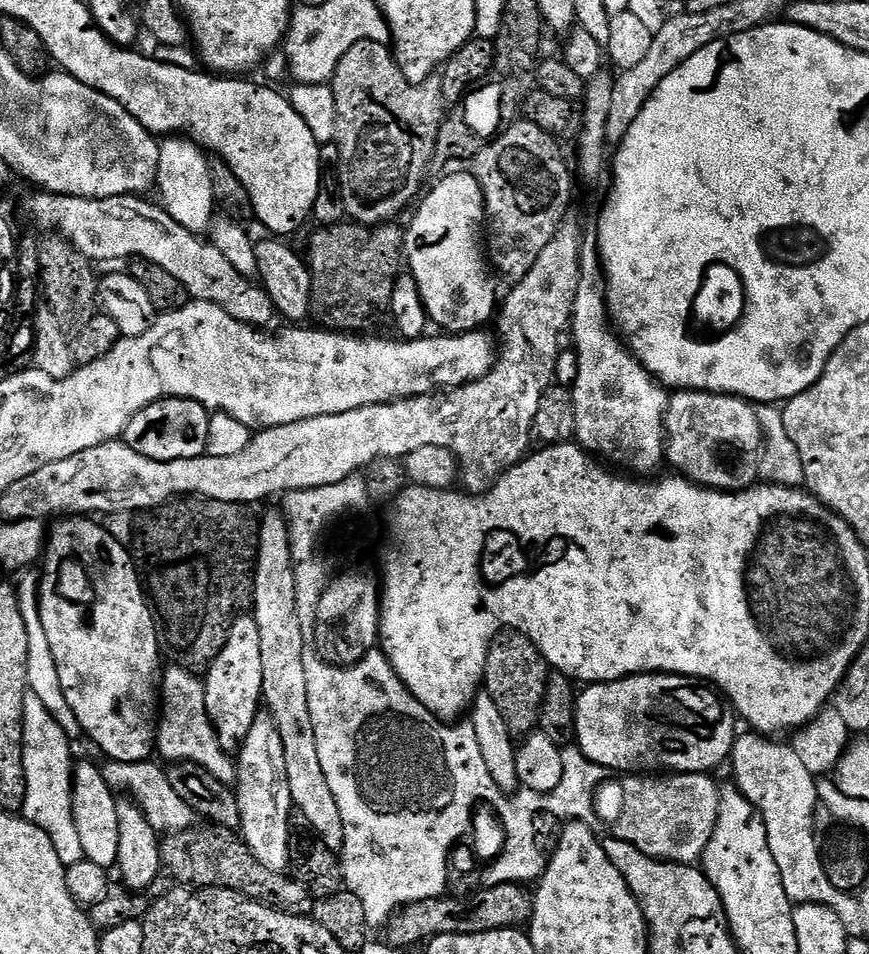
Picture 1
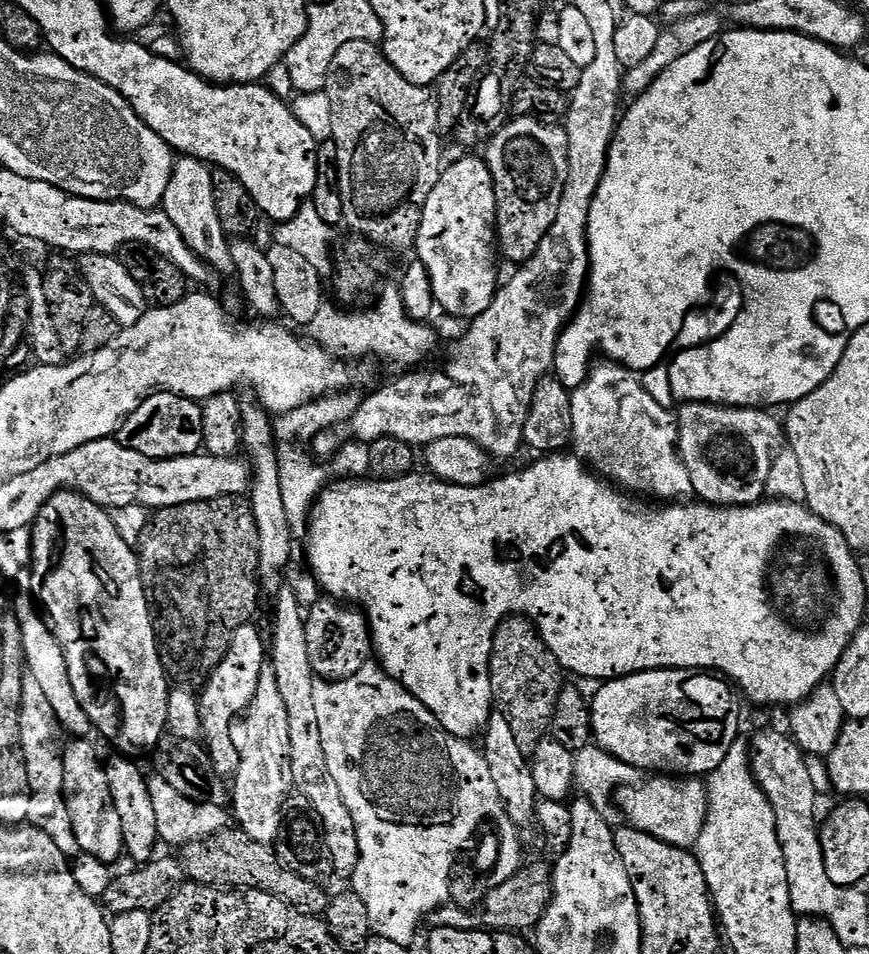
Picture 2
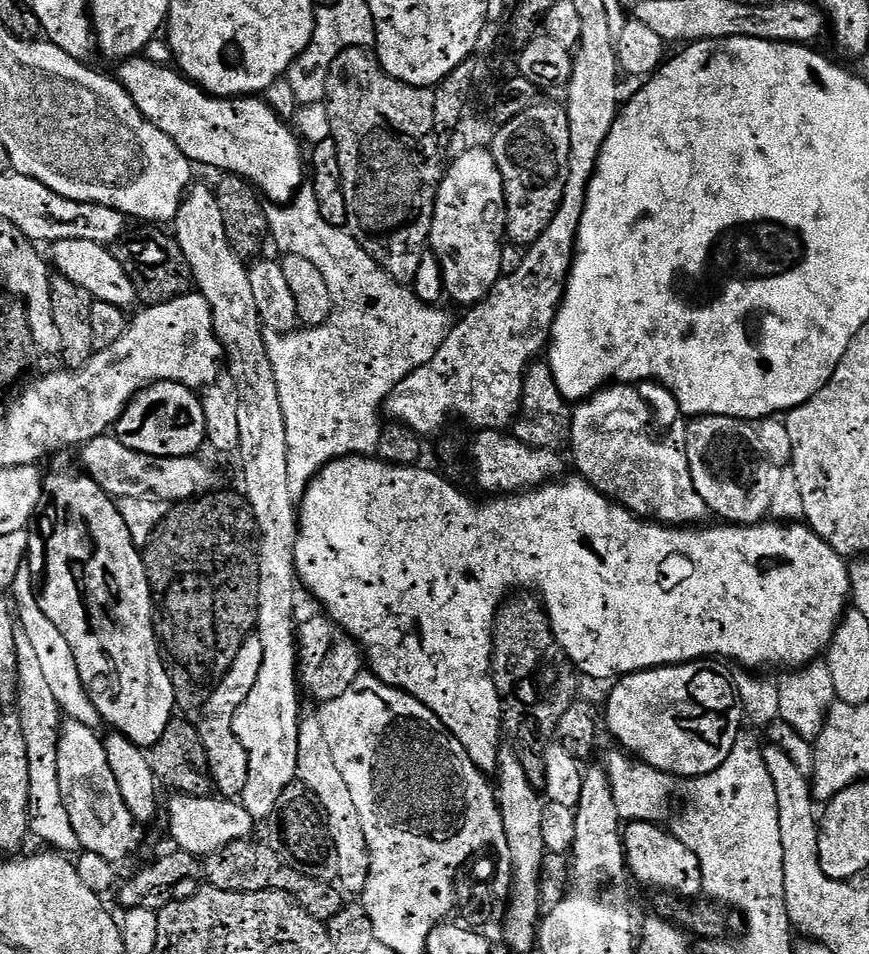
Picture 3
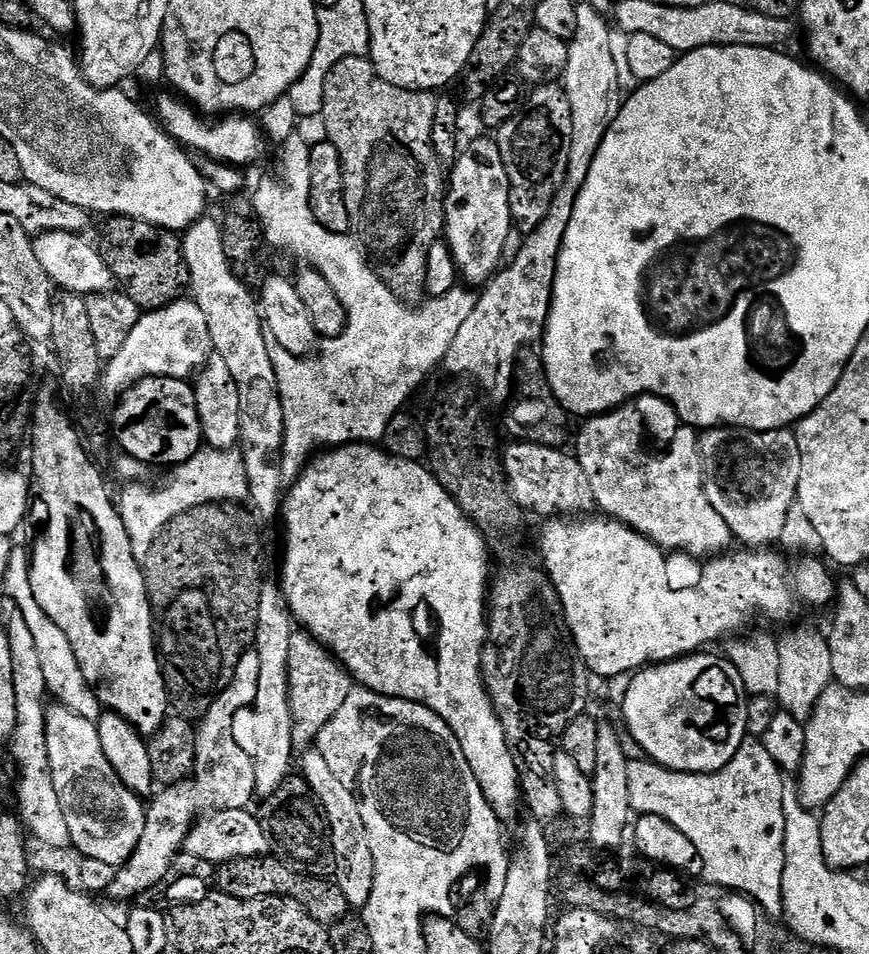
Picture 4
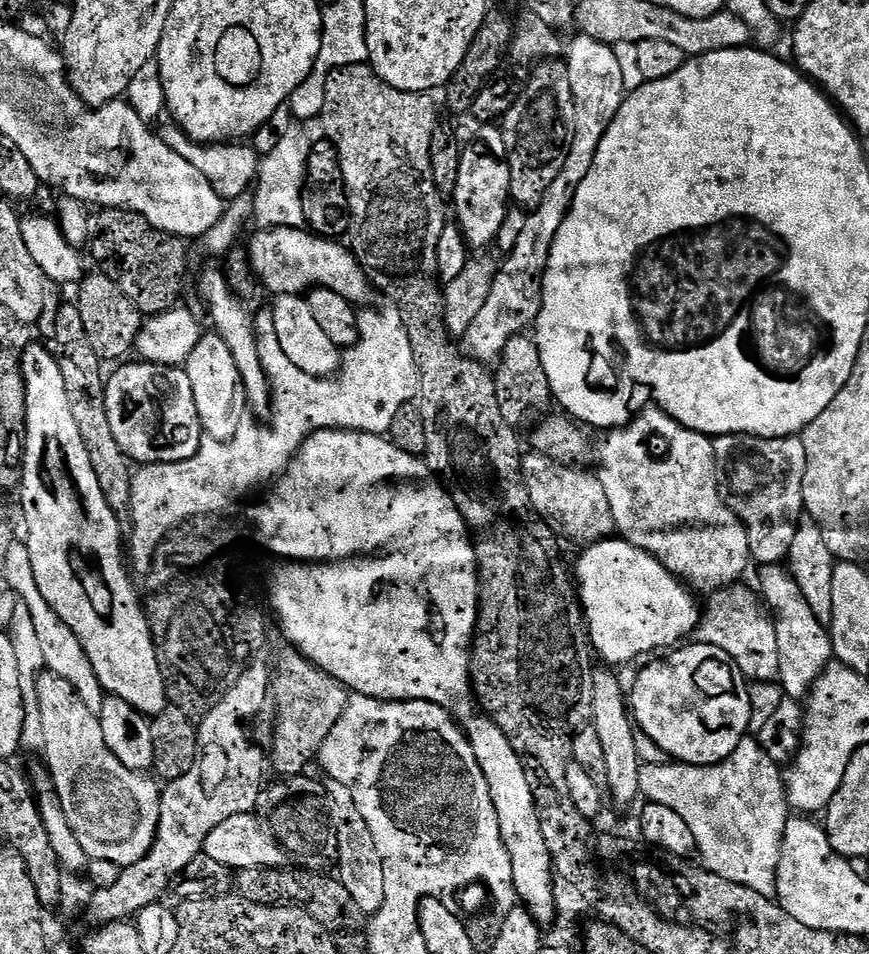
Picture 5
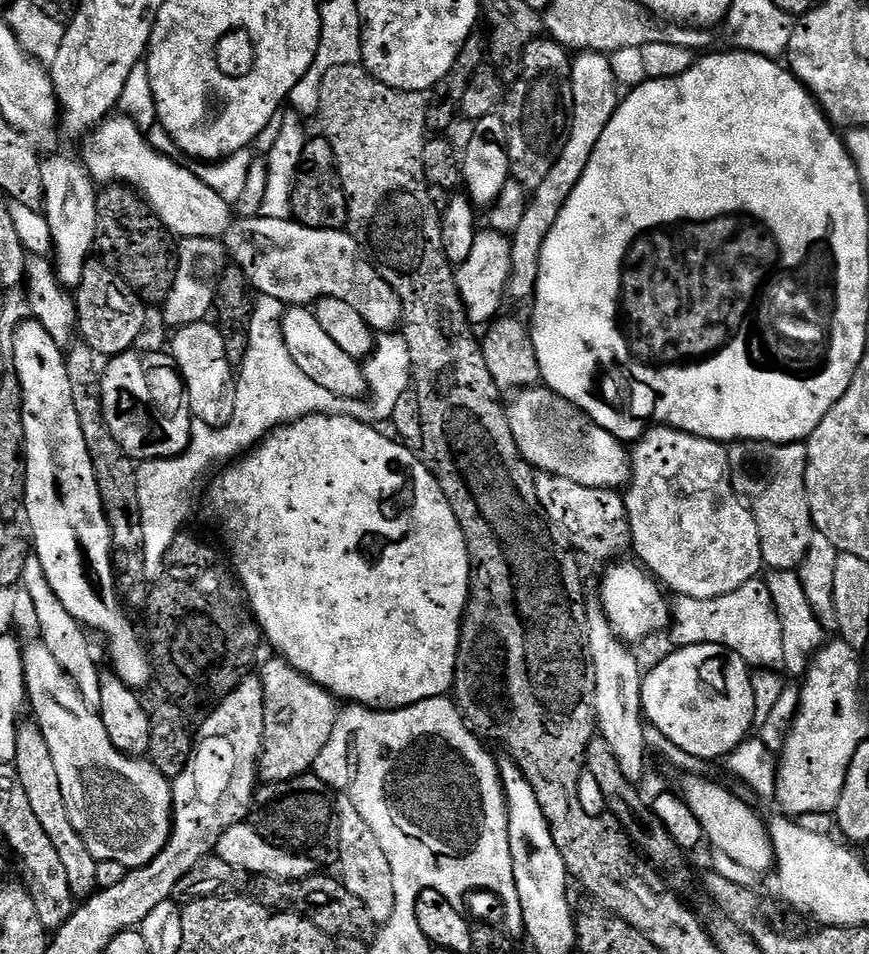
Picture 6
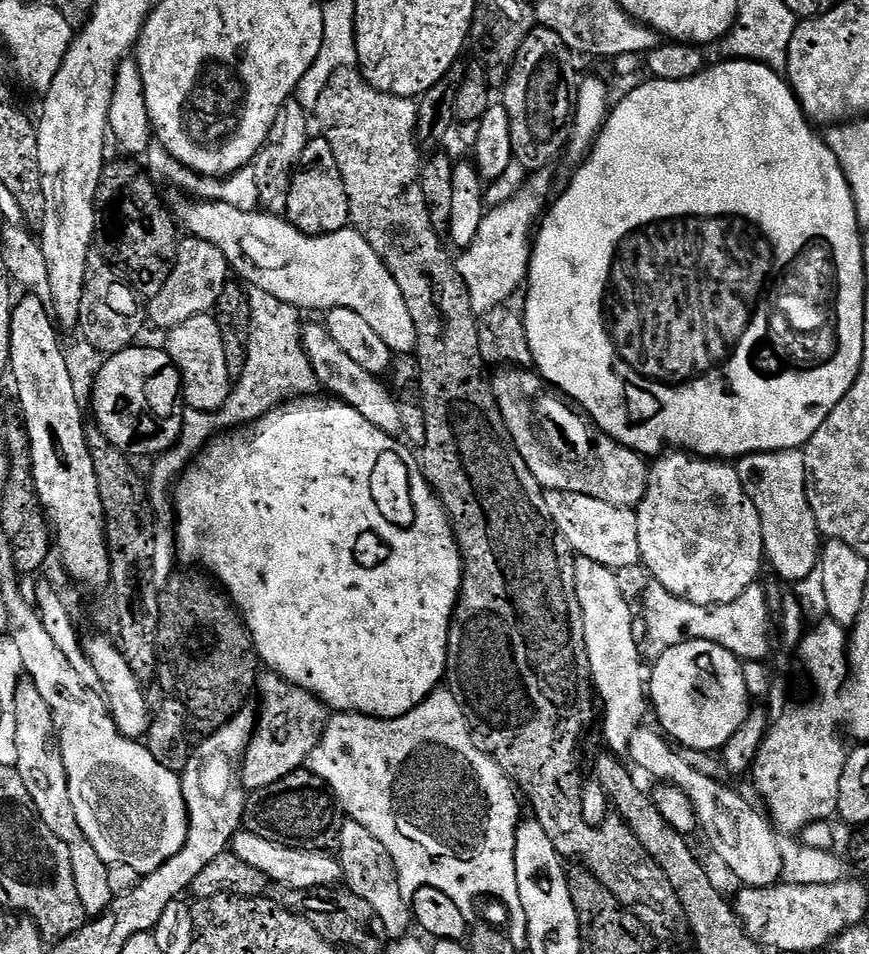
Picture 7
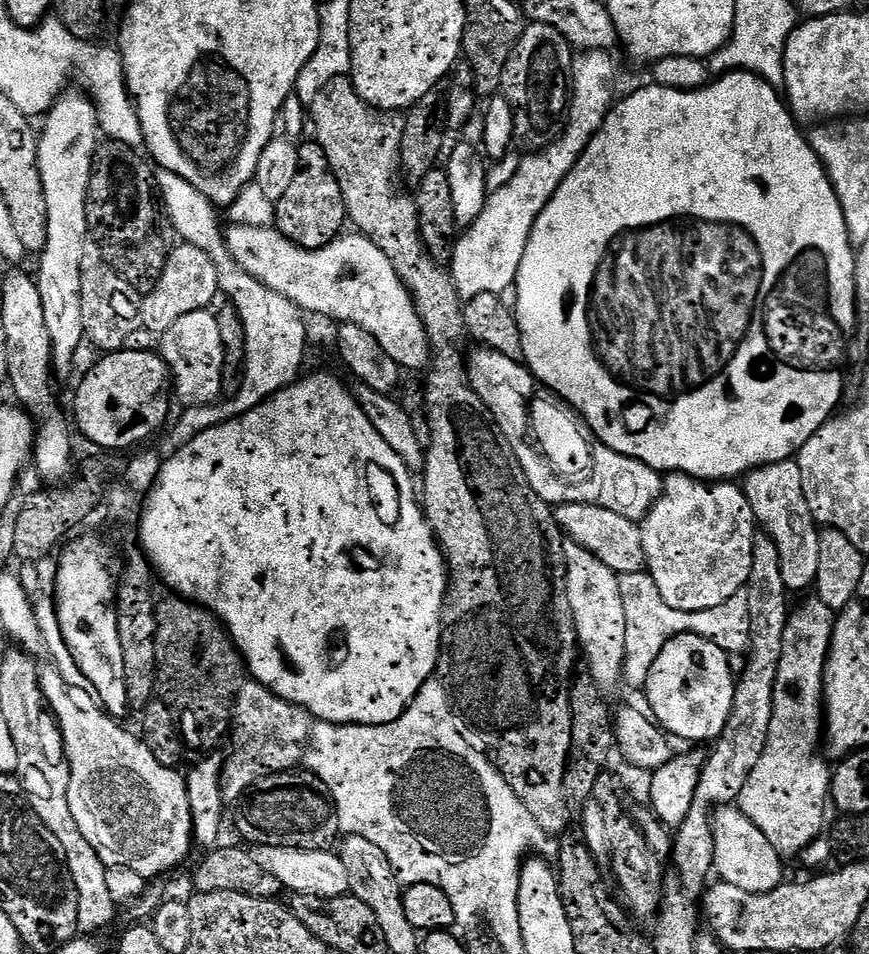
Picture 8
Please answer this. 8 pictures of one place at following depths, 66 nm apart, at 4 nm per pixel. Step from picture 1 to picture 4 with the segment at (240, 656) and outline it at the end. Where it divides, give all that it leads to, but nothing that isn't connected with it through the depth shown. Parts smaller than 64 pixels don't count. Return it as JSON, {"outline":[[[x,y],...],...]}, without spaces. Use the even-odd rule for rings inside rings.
{"outline":[[[254,650],[242,654],[230,686],[222,690],[196,728],[196,769],[189,779],[167,785],[151,797],[152,805],[149,803],[146,808],[146,826],[142,830],[142,838],[138,838],[138,846],[134,846],[131,858],[117,867],[114,882],[110,882],[108,887],[109,897],[132,900],[151,888],[159,889],[166,872],[182,852],[189,830],[199,817],[210,812],[238,810],[251,805],[256,793],[254,762],[250,754],[246,754],[246,750],[234,742],[232,723],[238,710],[248,708],[254,702],[261,670],[262,662]]]}

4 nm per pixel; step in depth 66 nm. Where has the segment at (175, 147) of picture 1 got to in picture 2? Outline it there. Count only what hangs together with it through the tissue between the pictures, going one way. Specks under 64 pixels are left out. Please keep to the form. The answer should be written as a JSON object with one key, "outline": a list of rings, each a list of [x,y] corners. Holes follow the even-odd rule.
{"outline":[[[193,156],[177,159],[172,165],[170,186],[164,195],[162,211],[168,215],[170,222],[178,226],[178,234],[198,254],[198,258],[208,265],[213,273],[233,271],[232,245],[230,237],[224,231],[218,218],[218,210],[214,202],[214,185],[212,184],[212,168]]]}

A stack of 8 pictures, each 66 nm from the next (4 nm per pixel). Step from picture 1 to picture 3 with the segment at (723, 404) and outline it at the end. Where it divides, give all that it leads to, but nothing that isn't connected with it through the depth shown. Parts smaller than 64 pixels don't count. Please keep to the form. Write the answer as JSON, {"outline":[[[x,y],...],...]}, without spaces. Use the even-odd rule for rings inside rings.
{"outline":[[[697,416],[687,425],[690,478],[694,478],[694,490],[702,494],[709,513],[730,524],[761,523],[771,513],[774,490],[792,462],[790,434],[784,420]]]}

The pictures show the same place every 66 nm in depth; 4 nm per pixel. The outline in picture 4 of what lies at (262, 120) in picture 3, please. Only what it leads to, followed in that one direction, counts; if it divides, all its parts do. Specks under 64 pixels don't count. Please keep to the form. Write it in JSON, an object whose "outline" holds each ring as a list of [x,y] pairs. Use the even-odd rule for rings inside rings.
{"outline":[[[175,95],[172,96],[162,97],[157,102],[156,108],[160,111],[161,117],[159,116],[159,119],[162,121],[164,131],[177,144],[191,150],[193,153],[202,152],[207,159],[239,168],[244,168],[246,164],[250,164],[259,158],[262,152],[262,144],[264,145],[264,138],[259,125],[251,117],[232,114],[217,119],[220,120],[218,122],[208,122],[206,120],[209,119],[202,118],[201,113],[193,108],[191,104],[177,98]]]}

